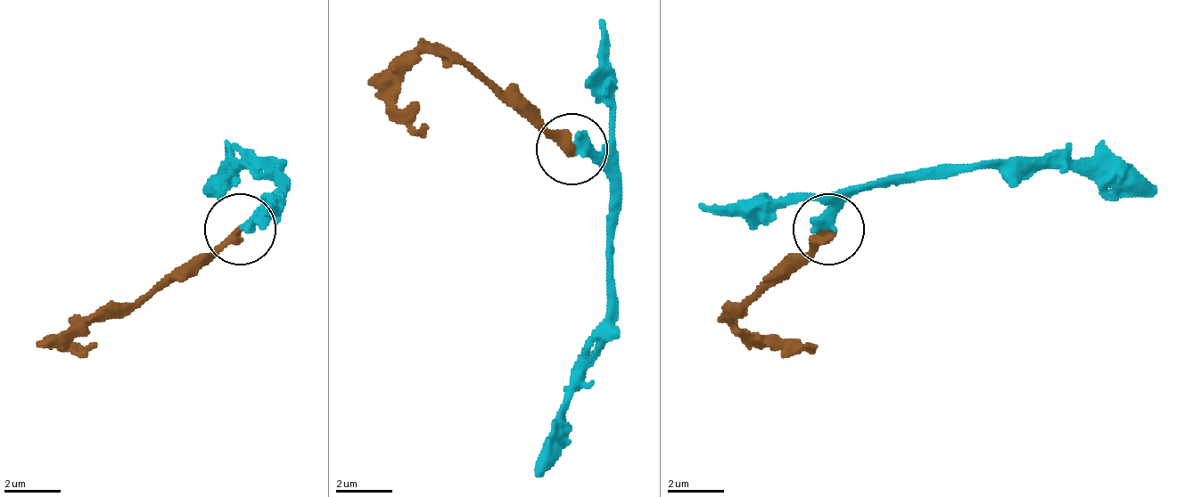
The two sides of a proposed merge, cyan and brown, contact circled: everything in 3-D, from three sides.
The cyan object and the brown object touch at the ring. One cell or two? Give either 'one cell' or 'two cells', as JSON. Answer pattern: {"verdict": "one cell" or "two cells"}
{"verdict": "one cell"}

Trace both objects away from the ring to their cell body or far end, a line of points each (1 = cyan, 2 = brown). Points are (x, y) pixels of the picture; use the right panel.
1: (830, 231), (866, 188), (1030, 167), (1130, 167), (1158, 195)
2: (830, 231), (730, 323), (766, 345), (816, 345)

